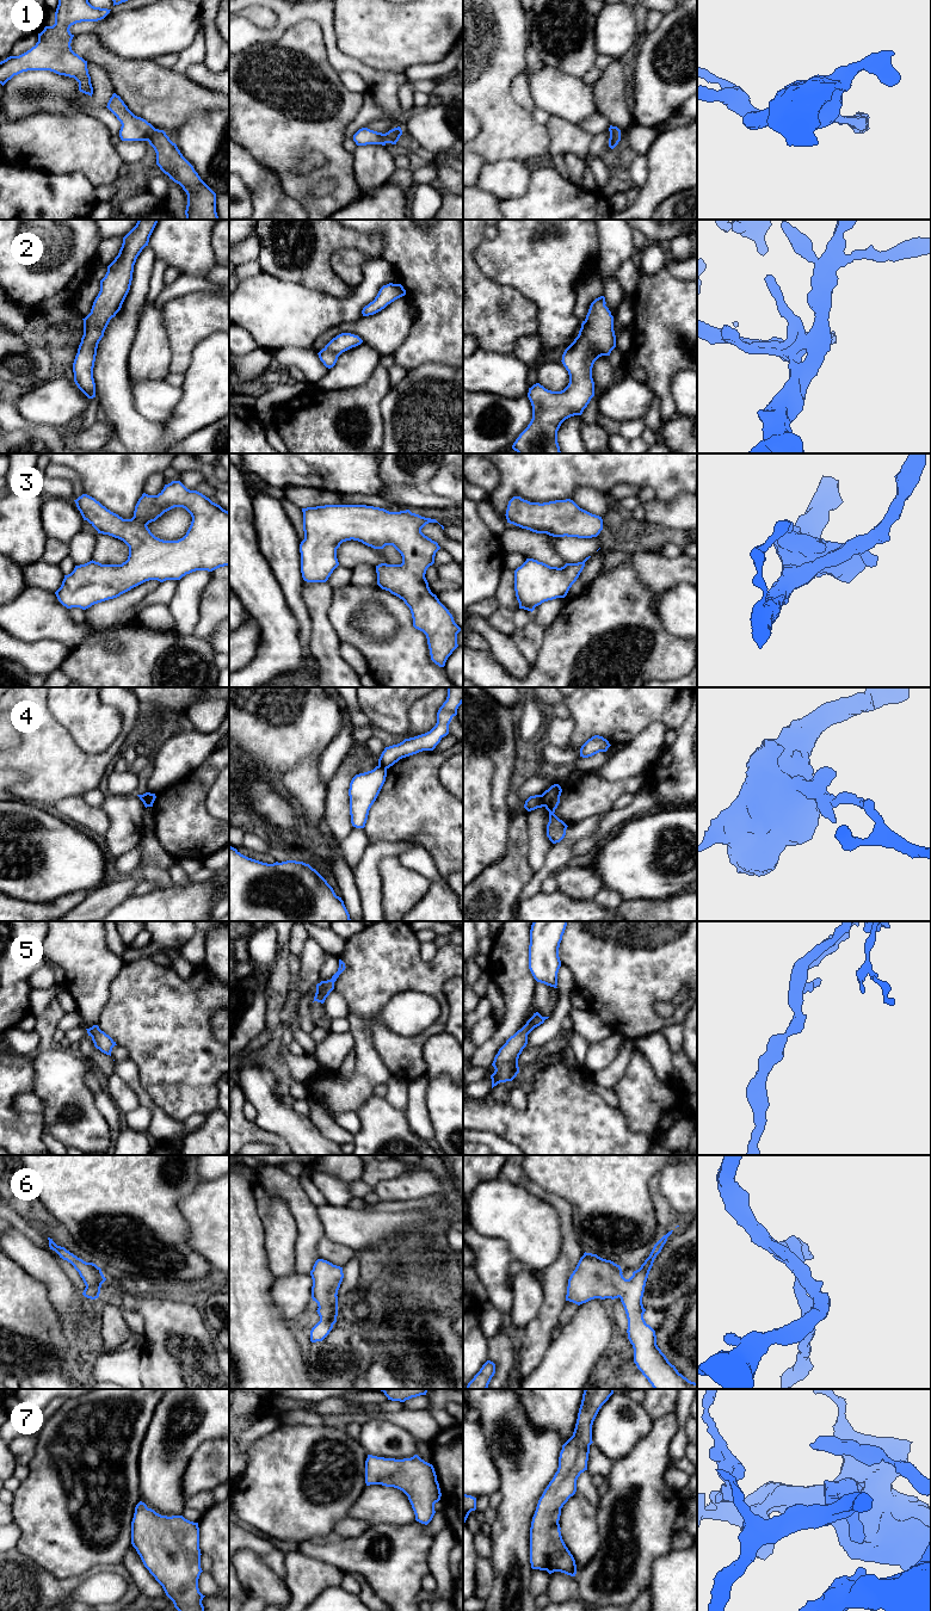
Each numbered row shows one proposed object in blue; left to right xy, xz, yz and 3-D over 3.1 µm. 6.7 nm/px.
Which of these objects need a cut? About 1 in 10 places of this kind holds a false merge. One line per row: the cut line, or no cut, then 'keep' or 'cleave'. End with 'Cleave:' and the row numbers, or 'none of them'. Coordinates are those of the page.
1: no cut; keep
2: no cut; keep
3: no cut; keep
4: cut in yz along (541, 795), (544, 806); cleave
5: no cut; keep
6: no cut; keep
7: no cut; keep
Cleave: 4

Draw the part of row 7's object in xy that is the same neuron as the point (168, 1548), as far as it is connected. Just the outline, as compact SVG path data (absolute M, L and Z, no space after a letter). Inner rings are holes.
M140 1501L131 1522L131 1544L178 1611L204 1611L198 1579L199 1527L183 1516L161 1516Z

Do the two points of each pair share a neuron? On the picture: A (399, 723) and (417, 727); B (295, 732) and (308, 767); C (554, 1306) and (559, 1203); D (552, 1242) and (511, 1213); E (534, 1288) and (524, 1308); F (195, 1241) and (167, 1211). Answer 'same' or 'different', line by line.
A: different
B: different
C: same
D: same
E: same
F: different

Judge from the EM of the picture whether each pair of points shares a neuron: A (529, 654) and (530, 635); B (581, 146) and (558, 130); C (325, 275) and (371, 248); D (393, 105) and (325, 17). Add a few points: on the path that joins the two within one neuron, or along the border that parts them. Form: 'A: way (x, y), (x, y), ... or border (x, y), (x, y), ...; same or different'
A: way (530, 649), (530, 640); same
B: way (575, 140), (567, 139), (563, 135); same
C: way (324, 258), (324, 254), (337, 241), (355, 241); same
D: way (377, 80), (346, 63), (331, 42); same

